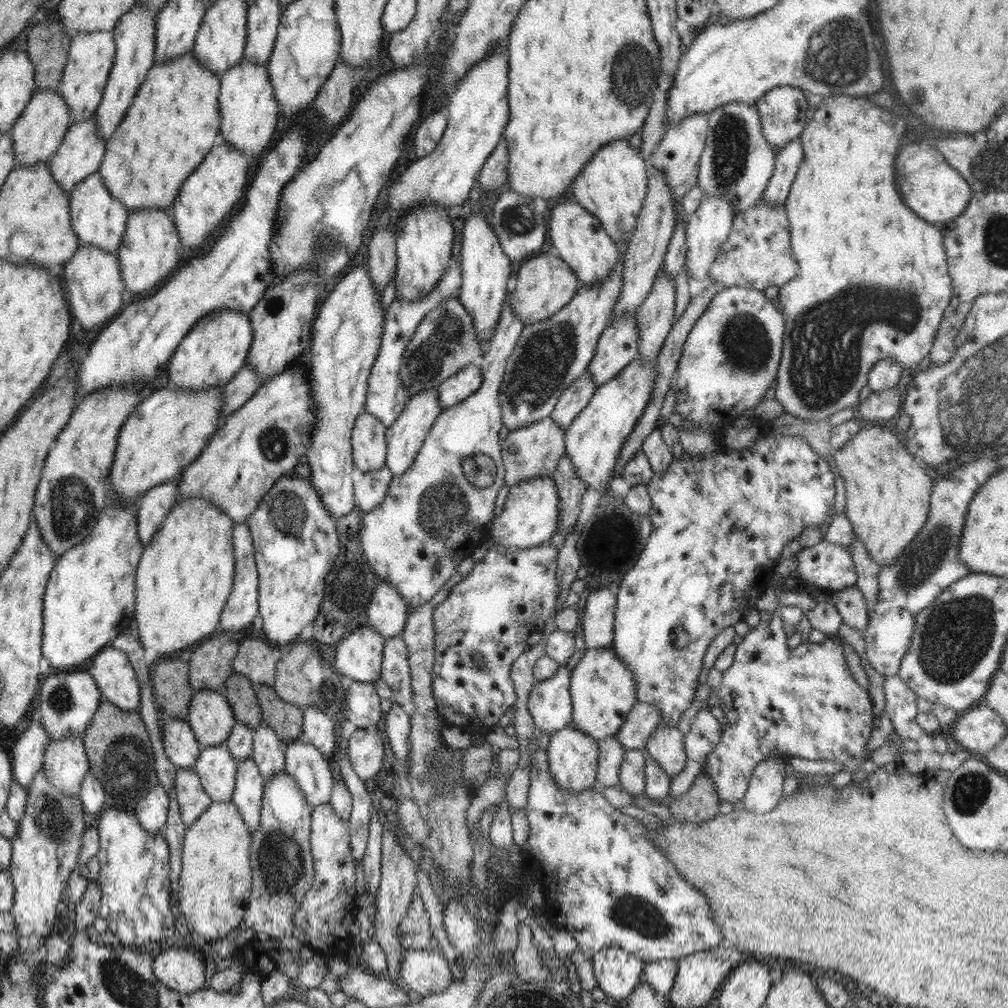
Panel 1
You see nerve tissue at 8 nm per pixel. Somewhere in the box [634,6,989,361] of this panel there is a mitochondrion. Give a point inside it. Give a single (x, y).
(840, 54)

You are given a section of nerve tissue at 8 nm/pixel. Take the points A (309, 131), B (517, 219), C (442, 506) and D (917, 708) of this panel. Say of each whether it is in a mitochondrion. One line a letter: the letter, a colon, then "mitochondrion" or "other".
A: other
B: mitochondrion
C: mitochondrion
D: other

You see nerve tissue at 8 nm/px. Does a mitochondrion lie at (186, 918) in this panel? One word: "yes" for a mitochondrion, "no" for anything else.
no

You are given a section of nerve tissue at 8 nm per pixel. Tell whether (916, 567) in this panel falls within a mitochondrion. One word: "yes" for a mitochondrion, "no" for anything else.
yes

